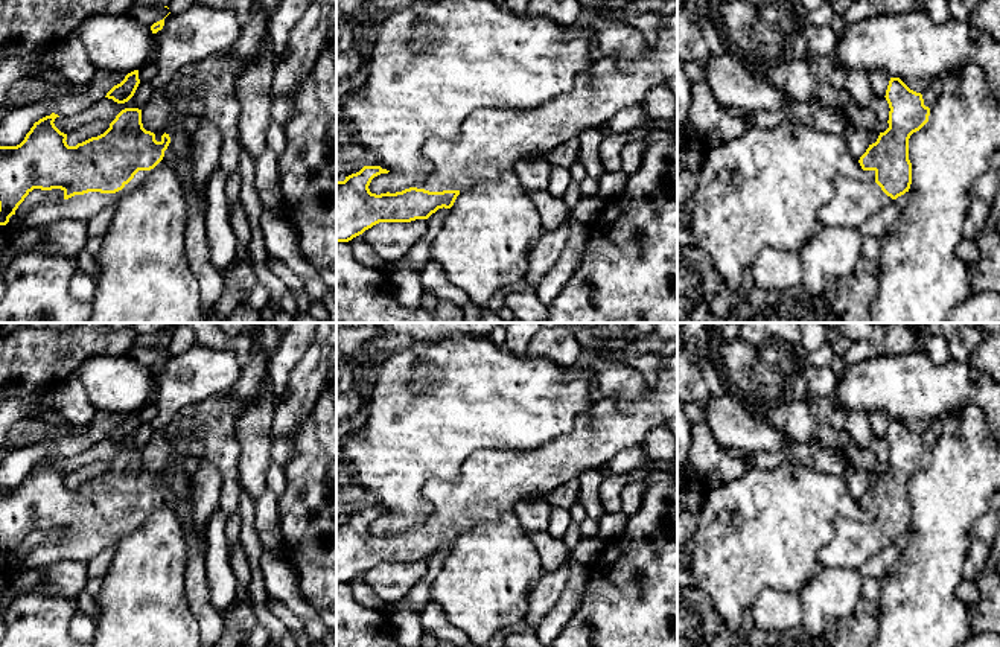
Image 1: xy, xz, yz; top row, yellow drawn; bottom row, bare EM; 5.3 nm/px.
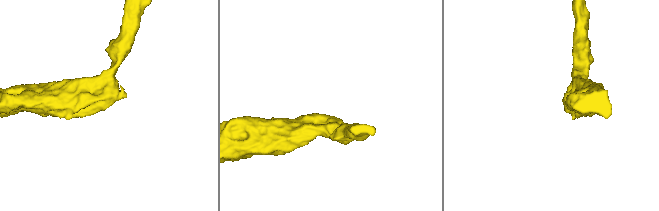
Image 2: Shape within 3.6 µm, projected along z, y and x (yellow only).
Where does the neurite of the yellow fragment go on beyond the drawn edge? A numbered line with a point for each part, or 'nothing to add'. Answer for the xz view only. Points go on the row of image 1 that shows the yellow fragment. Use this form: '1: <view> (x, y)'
1: xz (490, 140)

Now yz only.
1: yz (853, 201)

